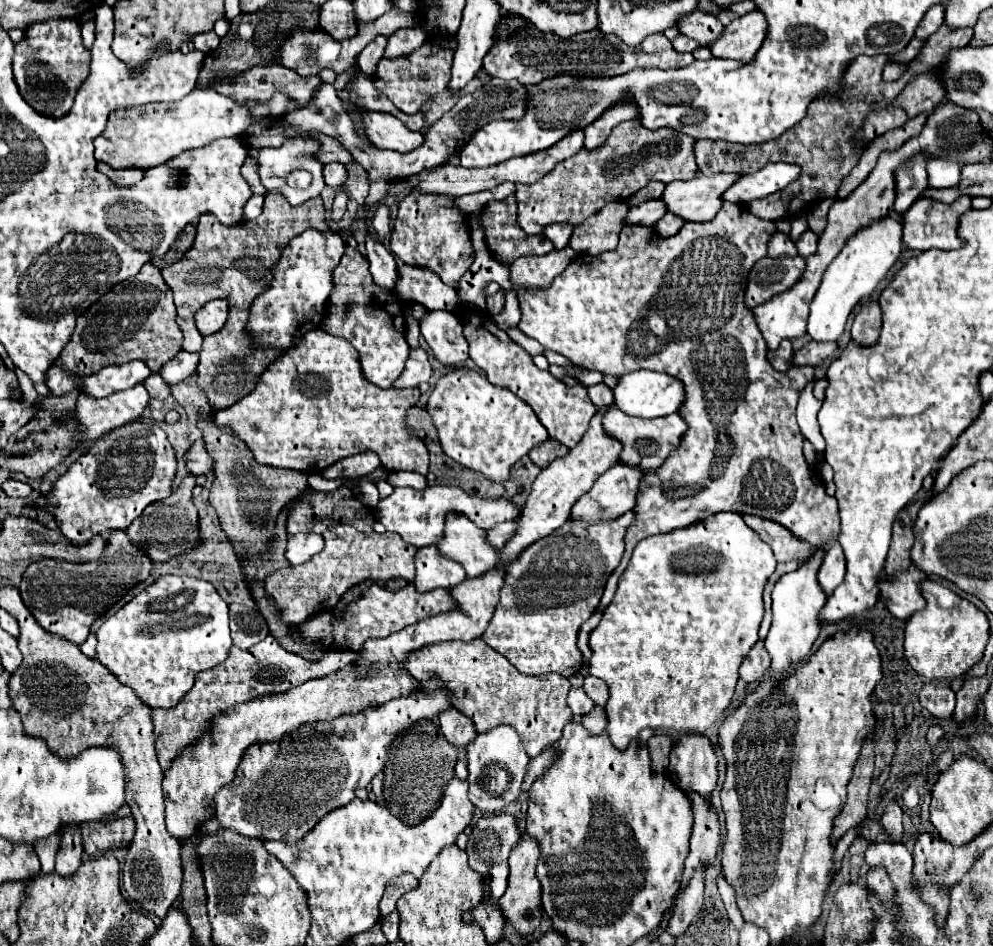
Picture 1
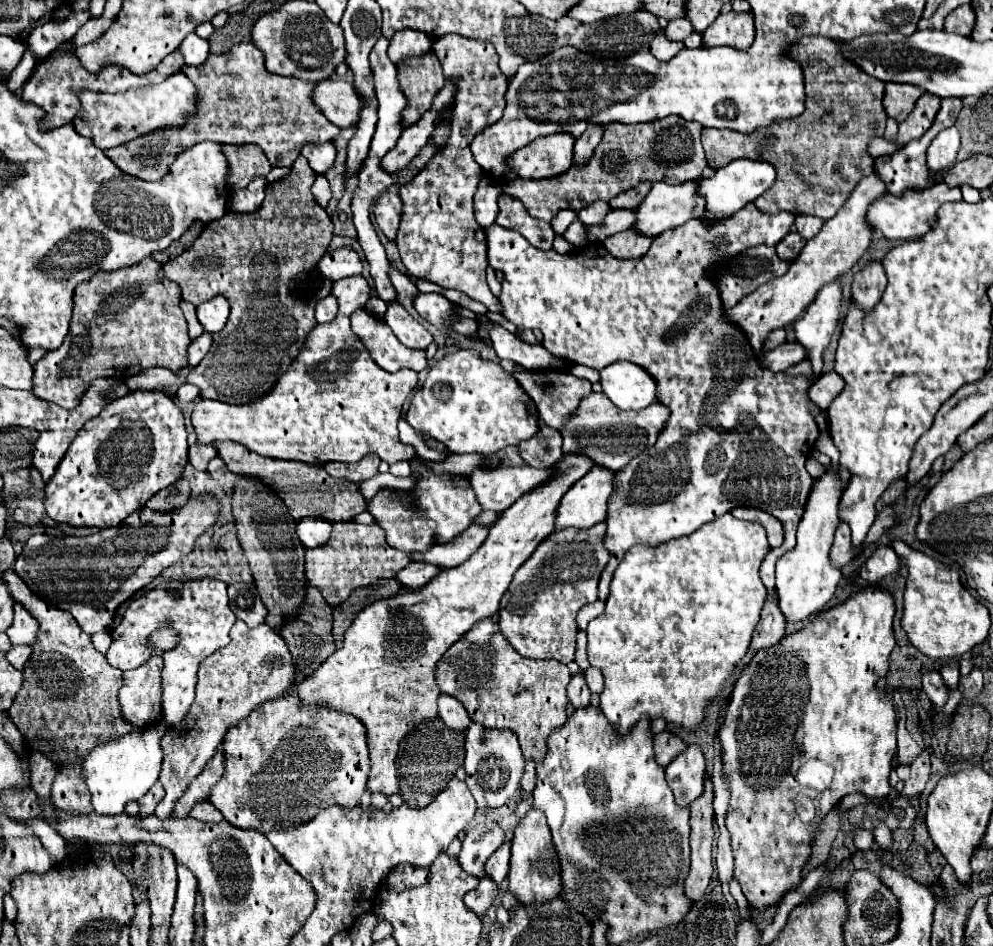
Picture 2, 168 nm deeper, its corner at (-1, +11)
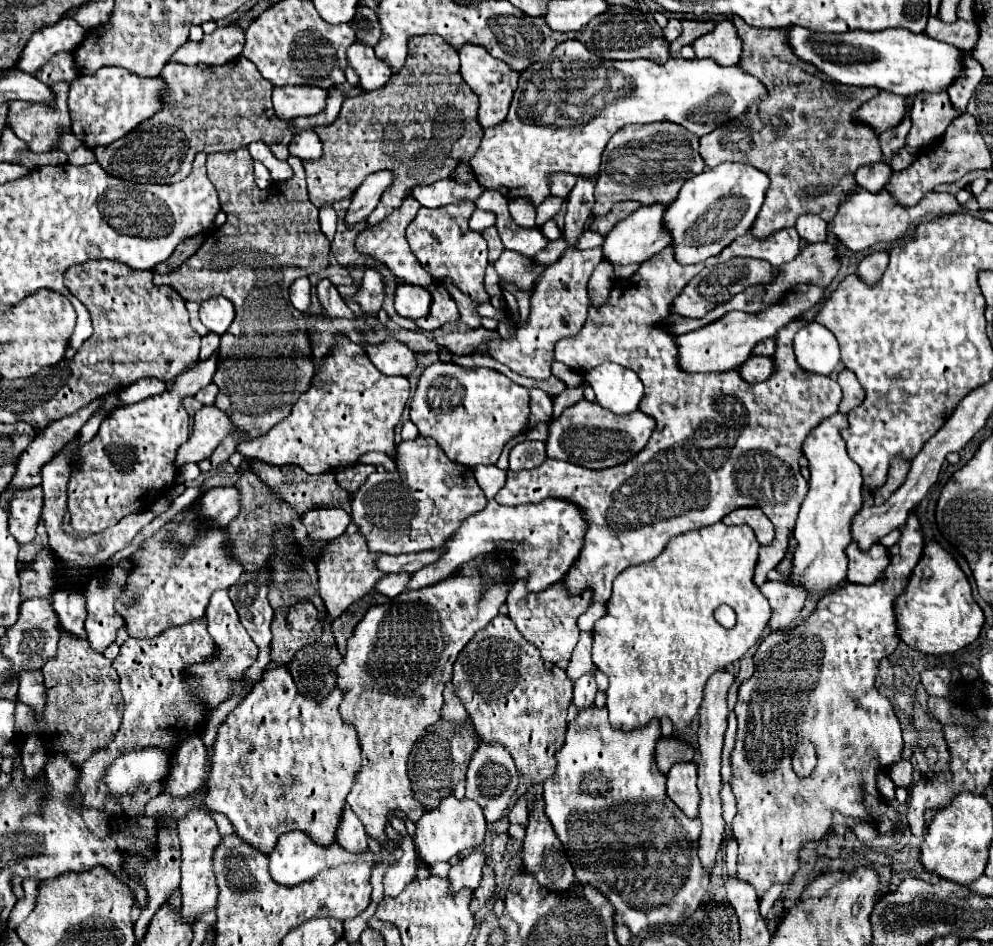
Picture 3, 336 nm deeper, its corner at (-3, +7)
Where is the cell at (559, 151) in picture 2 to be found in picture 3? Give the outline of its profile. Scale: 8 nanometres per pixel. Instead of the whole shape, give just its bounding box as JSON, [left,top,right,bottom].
[548,173,576,199]

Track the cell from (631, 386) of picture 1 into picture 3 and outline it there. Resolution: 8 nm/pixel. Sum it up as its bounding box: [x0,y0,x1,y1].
[584,363,644,415]

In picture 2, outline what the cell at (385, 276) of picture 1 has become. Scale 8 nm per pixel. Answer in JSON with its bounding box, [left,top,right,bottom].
[390,265,418,299]

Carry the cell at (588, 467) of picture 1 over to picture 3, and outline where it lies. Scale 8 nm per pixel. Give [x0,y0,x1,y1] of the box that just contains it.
[336,551,514,841]

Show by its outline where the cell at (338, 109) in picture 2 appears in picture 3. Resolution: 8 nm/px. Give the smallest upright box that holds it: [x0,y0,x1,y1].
[272,87,328,119]

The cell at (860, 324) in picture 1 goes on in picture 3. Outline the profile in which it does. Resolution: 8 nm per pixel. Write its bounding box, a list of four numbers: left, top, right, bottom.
[858,251,888,285]

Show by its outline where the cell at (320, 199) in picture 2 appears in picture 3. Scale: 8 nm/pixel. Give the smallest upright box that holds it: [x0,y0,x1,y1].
[320,205,336,241]

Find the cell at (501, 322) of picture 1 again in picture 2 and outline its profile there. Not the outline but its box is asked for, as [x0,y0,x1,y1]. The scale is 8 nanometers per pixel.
[396,35,508,313]

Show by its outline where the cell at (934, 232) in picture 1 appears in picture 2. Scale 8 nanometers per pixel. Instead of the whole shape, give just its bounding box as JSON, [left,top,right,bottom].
[866,181,962,241]

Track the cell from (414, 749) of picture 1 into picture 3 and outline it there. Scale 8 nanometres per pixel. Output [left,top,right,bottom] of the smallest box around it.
[408,719,478,811]

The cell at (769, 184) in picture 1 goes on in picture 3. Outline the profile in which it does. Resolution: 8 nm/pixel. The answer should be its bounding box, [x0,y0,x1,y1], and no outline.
[666,163,770,263]

